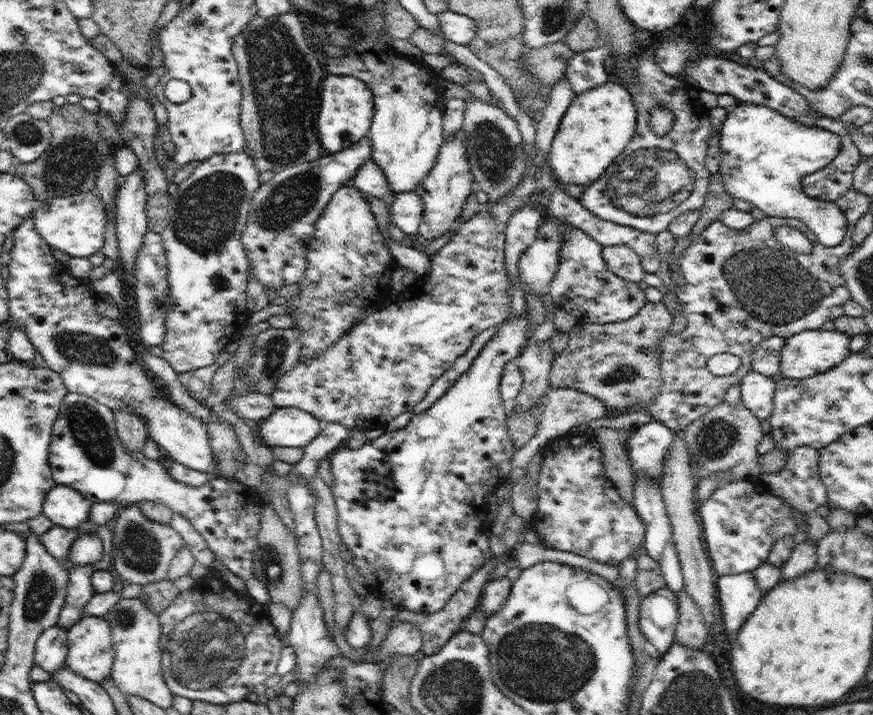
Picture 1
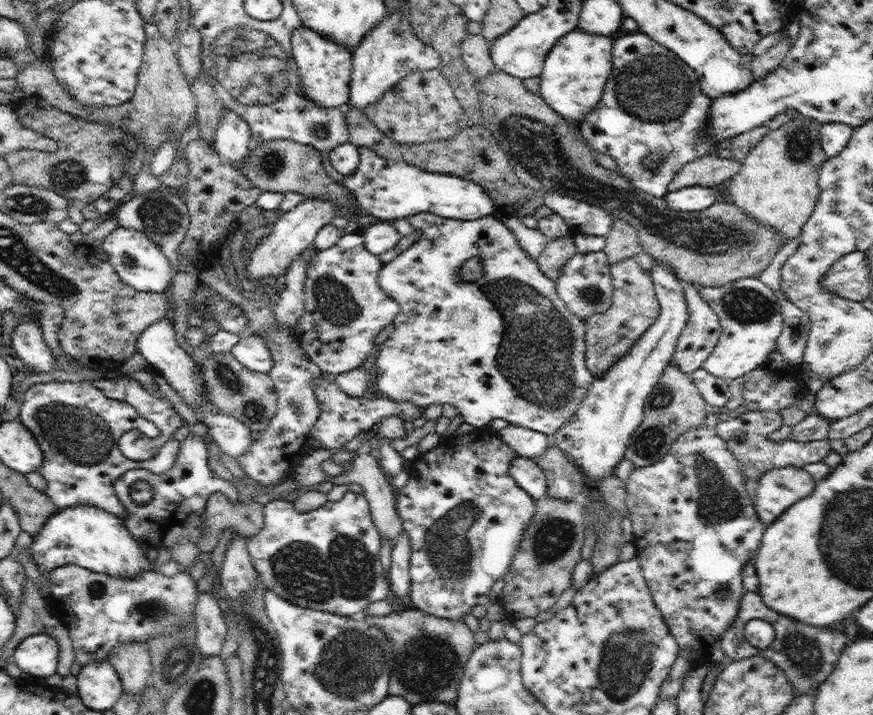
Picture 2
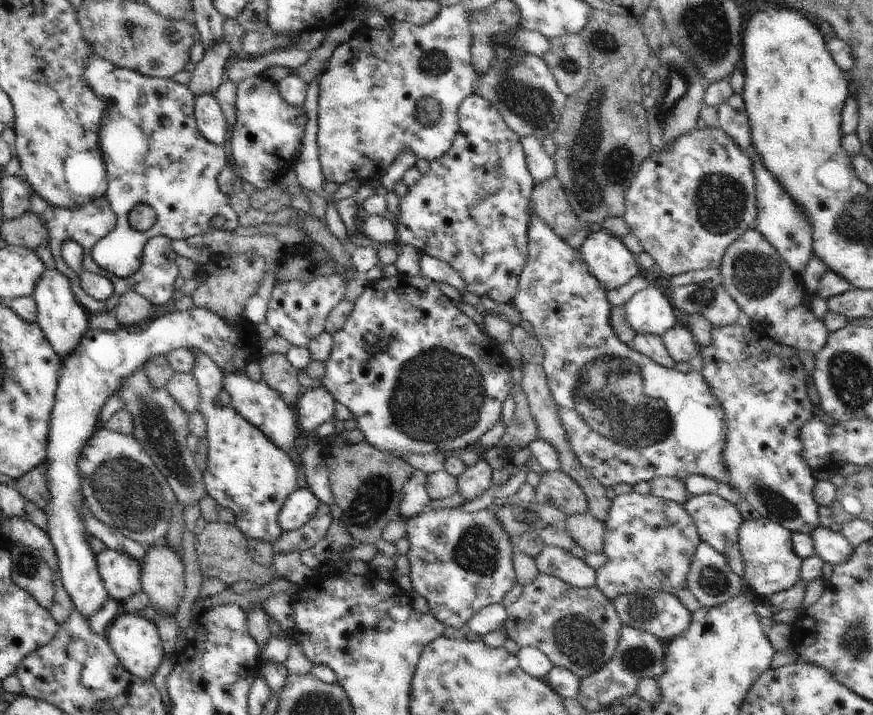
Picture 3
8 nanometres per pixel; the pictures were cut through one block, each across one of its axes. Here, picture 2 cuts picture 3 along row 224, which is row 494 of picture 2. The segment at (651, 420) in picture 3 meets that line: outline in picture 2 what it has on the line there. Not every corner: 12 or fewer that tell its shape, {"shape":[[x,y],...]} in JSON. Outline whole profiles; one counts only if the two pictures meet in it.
{"shape":[[517,455],[509,471],[533,499],[548,496],[545,474],[534,459]]}

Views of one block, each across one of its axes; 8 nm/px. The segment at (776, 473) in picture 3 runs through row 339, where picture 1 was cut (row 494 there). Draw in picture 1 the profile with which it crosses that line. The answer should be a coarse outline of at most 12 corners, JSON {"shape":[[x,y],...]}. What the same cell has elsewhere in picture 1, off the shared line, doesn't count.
{"shape":[[758,478],[700,503],[716,575],[754,572],[809,514]]}

